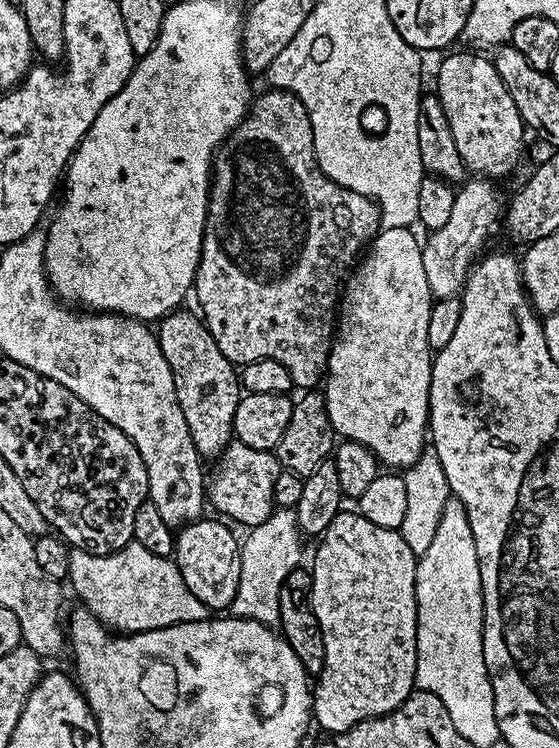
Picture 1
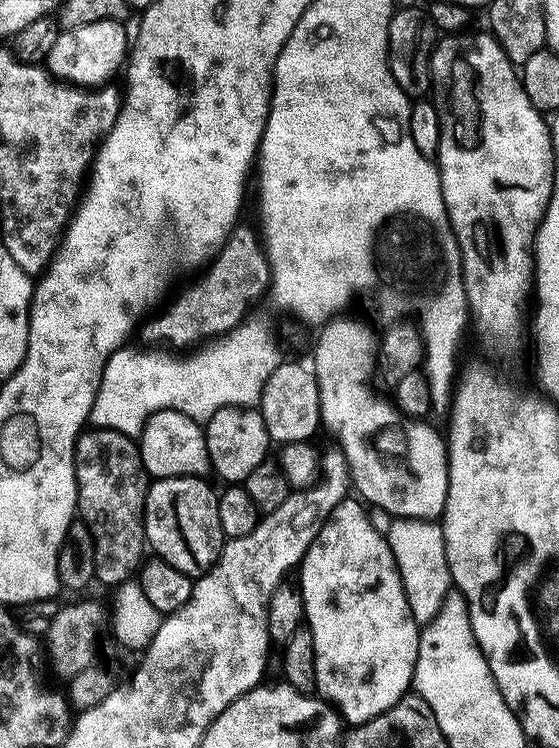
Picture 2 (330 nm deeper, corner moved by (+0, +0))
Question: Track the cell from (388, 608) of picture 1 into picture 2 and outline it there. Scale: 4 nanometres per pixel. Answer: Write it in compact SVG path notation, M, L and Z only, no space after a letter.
M345 498L341 500L338 506L334 506L334 510L326 518L322 530L318 530L314 542L308 547L303 560L298 565L299 572L300 577L298 577L298 583L300 585L300 593L304 599L306 626L312 631L312 637L314 638L316 692L327 703L331 704L349 725L365 724L366 721L372 720L376 716L381 716L383 712L390 710L390 706L397 704L409 689L413 687L414 677L416 675L416 659L418 658L418 642L420 641L420 628L417 625L416 619L412 617L412 611L406 602L402 578L396 569L396 559L388 545L387 535L374 530L374 526L370 526L368 508L359 499Z

